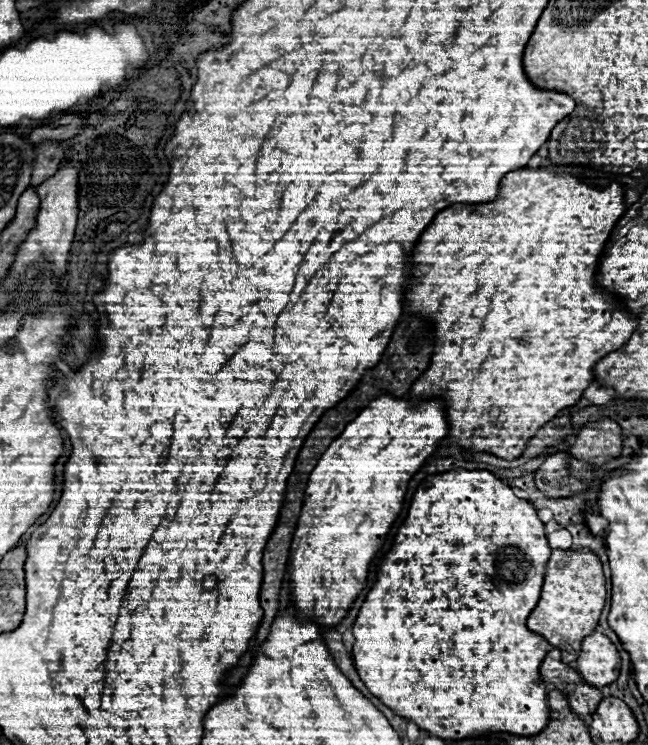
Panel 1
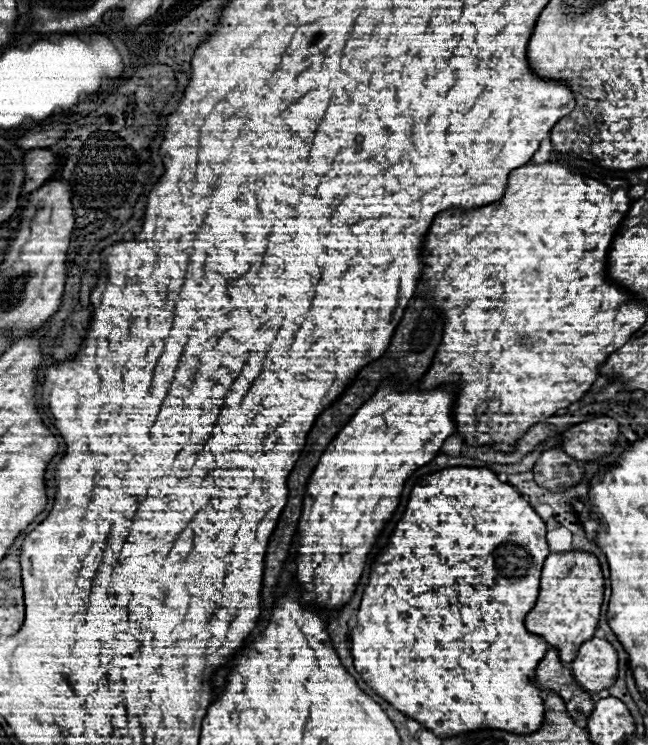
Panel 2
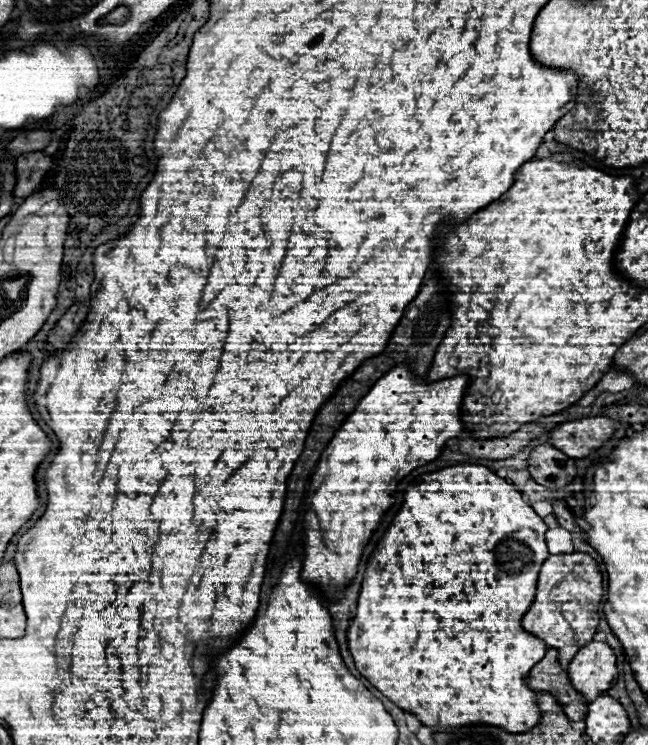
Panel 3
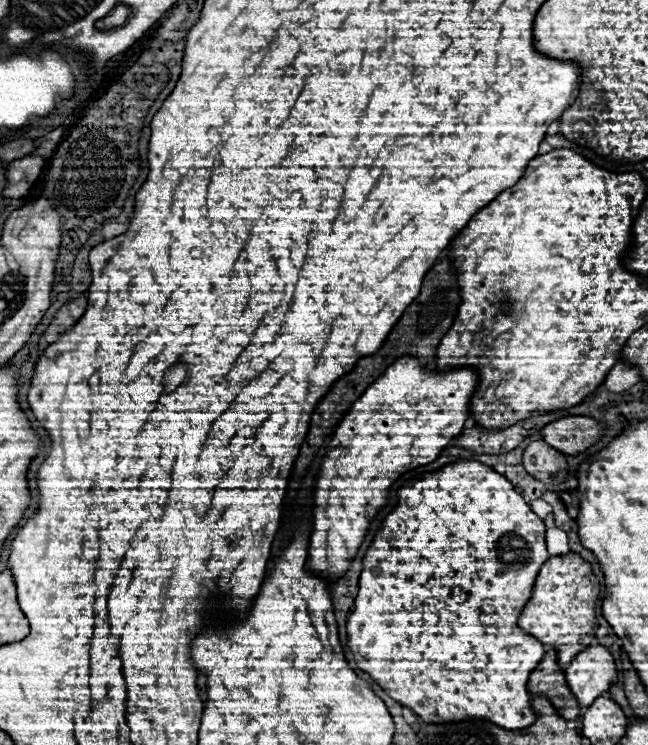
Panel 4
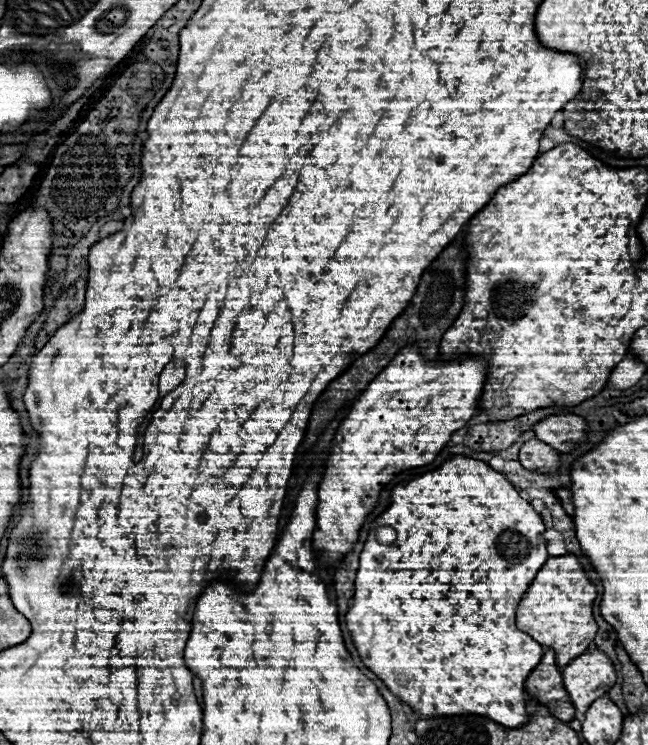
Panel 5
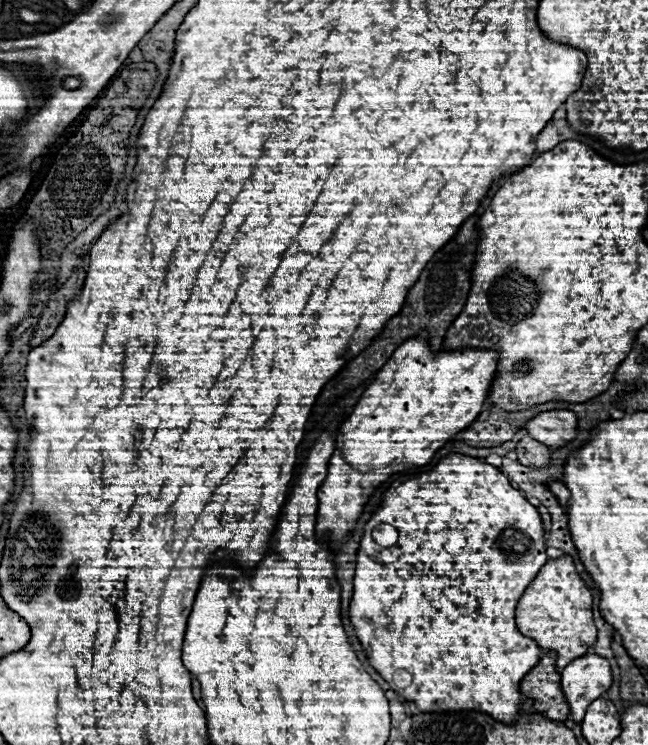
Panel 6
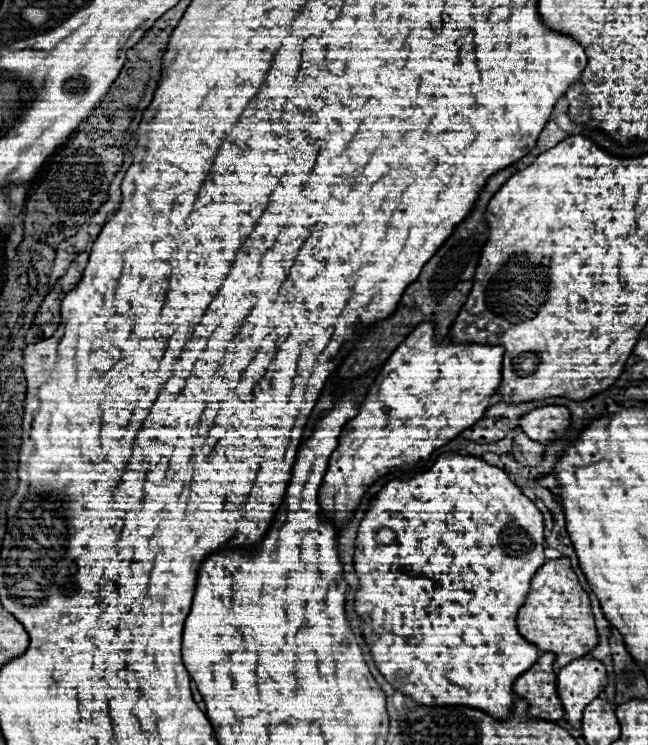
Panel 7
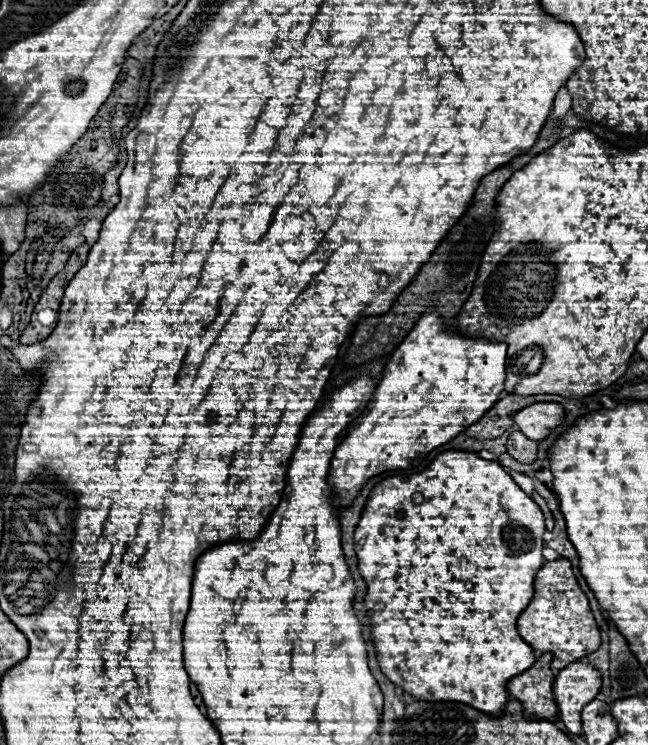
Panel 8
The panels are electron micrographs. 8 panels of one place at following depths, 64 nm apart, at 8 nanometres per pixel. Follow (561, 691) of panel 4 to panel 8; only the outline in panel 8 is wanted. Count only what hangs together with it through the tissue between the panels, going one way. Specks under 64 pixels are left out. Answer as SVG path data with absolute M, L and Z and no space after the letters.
M546 652L534 662L532 668L522 672L520 676L514 676L506 684L508 694L520 700L524 708L524 716L528 720L538 720L538 718L546 720L558 714L554 694L552 694L554 676L550 670L550 662L552 662L552 656L550 652Z

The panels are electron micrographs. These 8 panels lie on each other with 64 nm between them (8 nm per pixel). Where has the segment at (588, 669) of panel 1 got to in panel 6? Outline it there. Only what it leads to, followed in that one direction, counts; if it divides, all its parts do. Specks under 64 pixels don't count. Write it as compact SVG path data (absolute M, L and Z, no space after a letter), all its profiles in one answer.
M584 654L562 668L562 692L570 706L570 718L580 724L590 702L600 698L612 686L612 672L606 658Z

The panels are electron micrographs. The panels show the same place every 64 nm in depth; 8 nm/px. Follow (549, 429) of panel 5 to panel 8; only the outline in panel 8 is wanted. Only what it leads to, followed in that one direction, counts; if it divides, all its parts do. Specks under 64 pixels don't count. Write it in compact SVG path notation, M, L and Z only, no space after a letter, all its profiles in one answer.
M536 402L516 412L514 424L530 440L544 440L564 418L564 408L556 402Z

